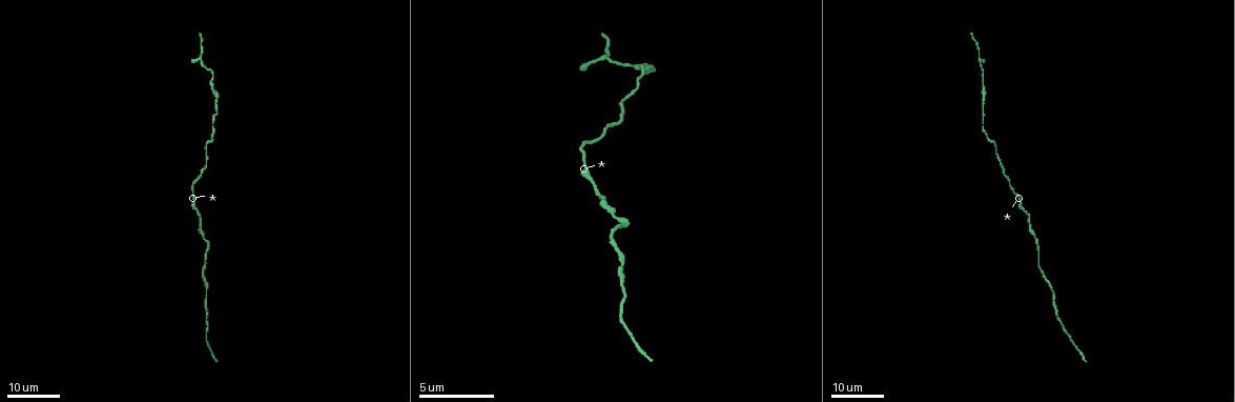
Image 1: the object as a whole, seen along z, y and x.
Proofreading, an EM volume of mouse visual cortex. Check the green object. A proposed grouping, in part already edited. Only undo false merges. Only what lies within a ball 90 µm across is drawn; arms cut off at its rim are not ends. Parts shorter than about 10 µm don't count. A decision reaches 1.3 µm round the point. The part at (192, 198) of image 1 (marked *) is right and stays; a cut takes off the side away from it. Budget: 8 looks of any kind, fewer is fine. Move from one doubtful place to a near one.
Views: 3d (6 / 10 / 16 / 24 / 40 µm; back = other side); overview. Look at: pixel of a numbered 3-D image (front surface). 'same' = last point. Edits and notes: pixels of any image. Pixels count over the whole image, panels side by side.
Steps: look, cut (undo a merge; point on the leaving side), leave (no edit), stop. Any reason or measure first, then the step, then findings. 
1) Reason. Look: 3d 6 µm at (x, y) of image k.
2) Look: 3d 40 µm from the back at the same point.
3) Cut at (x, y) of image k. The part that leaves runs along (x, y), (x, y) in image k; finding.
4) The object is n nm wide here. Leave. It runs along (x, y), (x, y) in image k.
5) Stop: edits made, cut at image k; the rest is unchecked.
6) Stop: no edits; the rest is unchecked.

Calibre changes. Look: 3d 24 µm at (618, 255) of image 1.

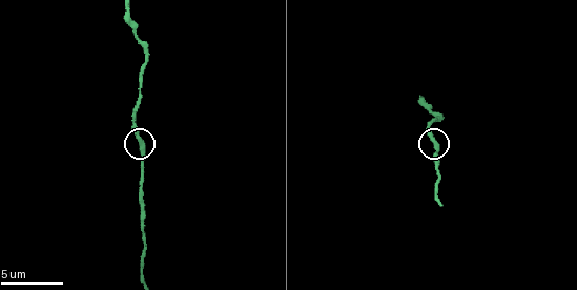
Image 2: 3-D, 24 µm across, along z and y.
Closer look. Look: 3d 6 µm at (141, 140) of image 2.

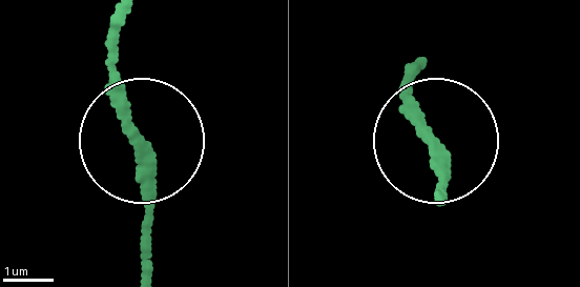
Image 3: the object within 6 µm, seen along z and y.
Leave. It runs along (125, 14), (121, 102), (146, 152), (146, 248) in image 3; continuous, no second neuron.

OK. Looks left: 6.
Look: 3d 16 µm at (622, 99) of image 1.

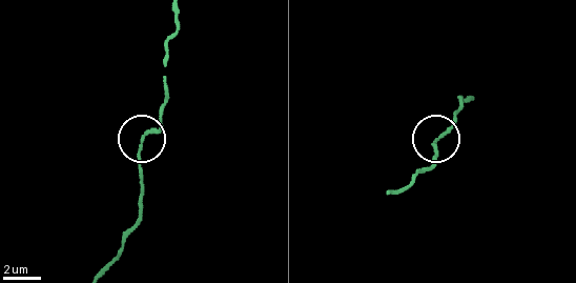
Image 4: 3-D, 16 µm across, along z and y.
Look: 3d 6 µm at (142, 138) of image 4.

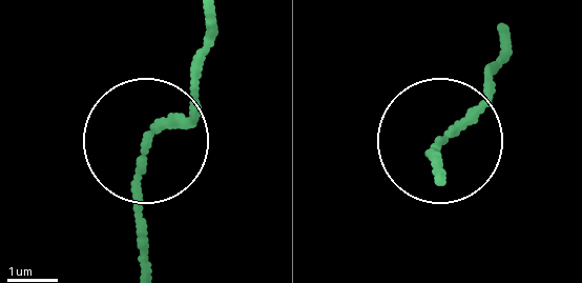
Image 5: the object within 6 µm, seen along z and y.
Leave. It runs along (141, 267), (141, 155), (204, 71) in image 5; all the same neuron.

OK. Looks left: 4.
Calibre changes. Look: 3d 24 µm at (620, 118) of image 1.

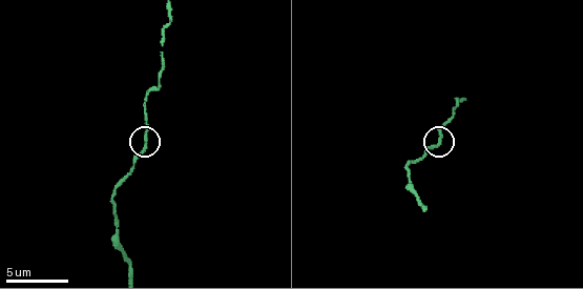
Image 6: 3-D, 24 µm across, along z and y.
Look: 3d 10 µm at (438, 143) of image 6.

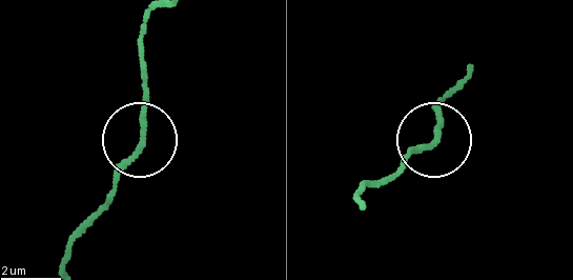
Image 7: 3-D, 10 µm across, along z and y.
Leave. It runs along (67, 264), (70, 241), (138, 143), (143, 71) in image 7; continuous, no second neuron.

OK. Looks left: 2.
Calibre changes. Look: 3d 16 µm at (214, 86) of image 1.

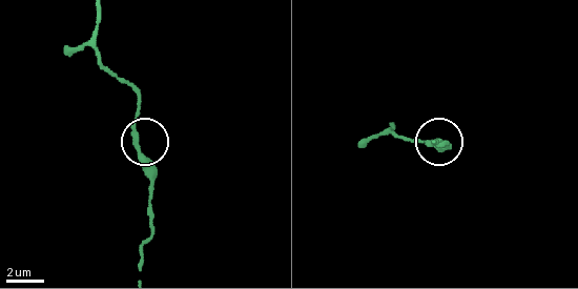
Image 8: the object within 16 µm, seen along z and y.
Zoom in. Look: 3d 6 µm at (137, 146) of image 8.

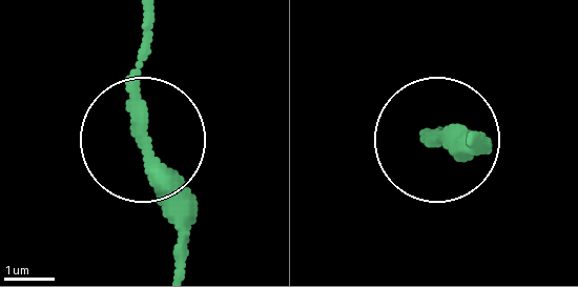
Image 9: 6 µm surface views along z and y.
Leave. It runs along (172, 262), (185, 200), (151, 149), (136, 74), (147, 11) in image 9; all the same neuron.

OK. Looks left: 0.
Stop: no edits; the rest is unchecked.

